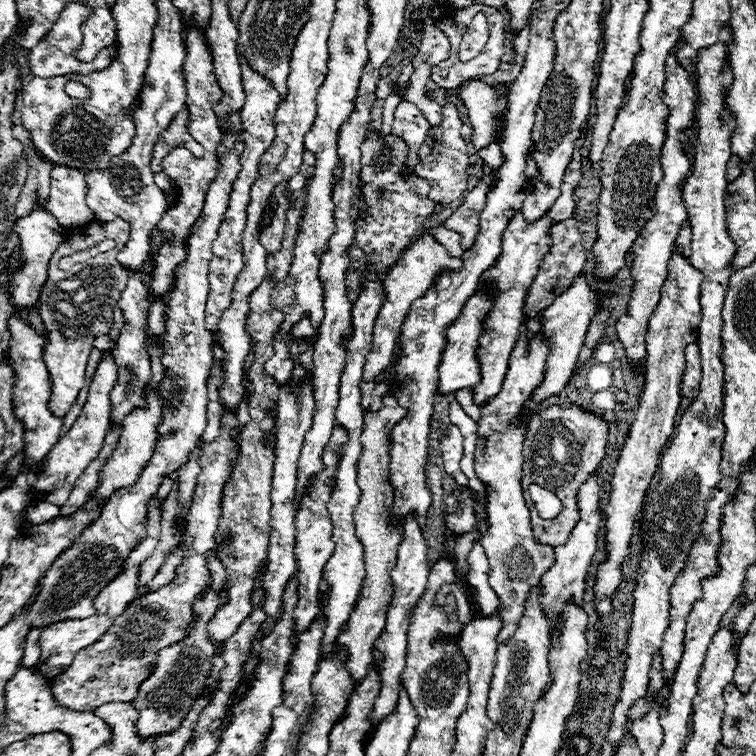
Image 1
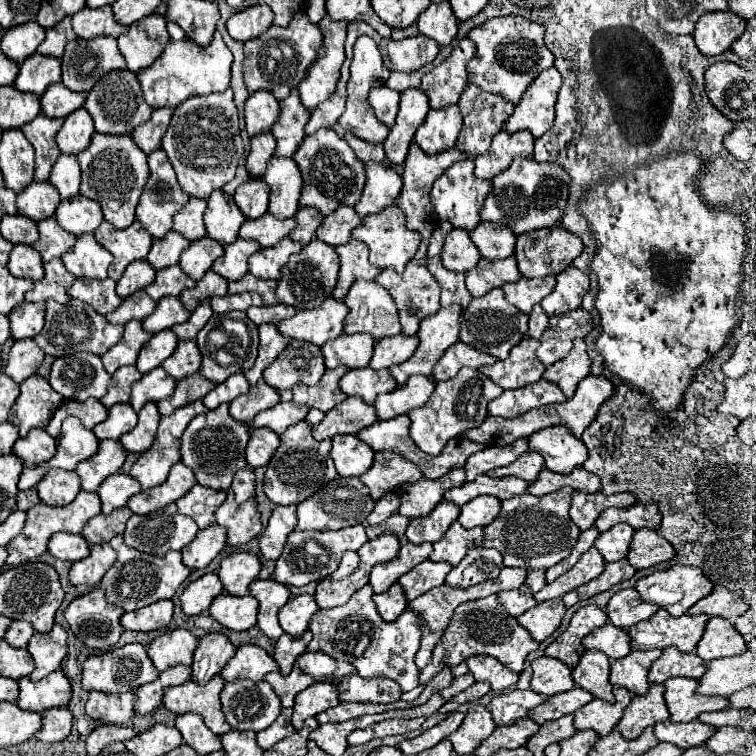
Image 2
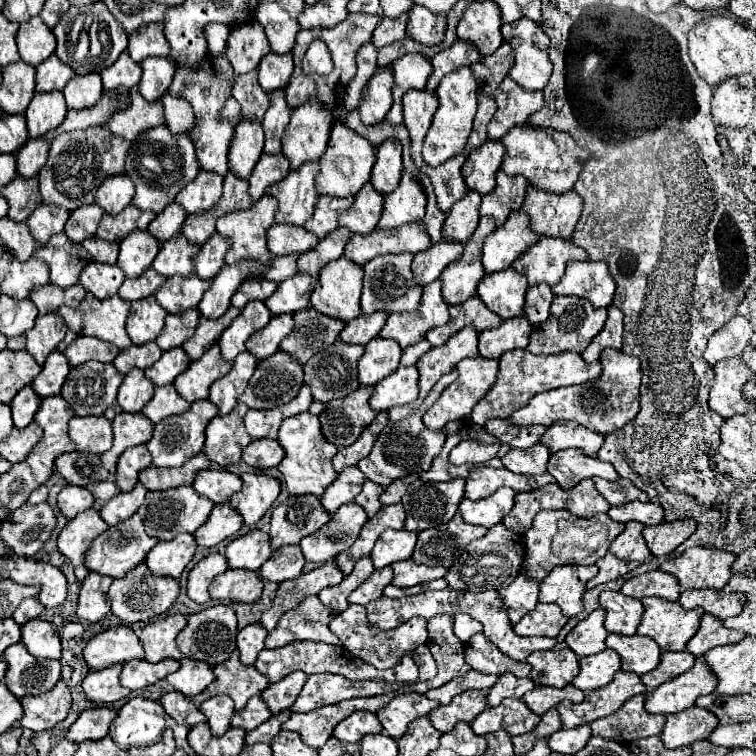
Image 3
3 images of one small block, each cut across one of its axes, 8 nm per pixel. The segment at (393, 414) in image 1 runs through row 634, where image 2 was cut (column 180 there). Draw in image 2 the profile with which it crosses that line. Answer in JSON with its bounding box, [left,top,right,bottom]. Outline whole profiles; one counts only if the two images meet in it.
[162,340,202,378]

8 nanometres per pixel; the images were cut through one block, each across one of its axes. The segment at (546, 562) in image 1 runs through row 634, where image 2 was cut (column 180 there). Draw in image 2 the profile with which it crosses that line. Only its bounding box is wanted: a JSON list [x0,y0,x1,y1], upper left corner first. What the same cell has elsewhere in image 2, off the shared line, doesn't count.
[176,486,226,528]

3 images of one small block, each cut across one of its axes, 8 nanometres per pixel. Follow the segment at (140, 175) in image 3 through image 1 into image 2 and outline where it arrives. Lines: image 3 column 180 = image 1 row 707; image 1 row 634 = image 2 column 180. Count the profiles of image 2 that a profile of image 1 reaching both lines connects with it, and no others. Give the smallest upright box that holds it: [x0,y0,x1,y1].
[136,148,188,238]

